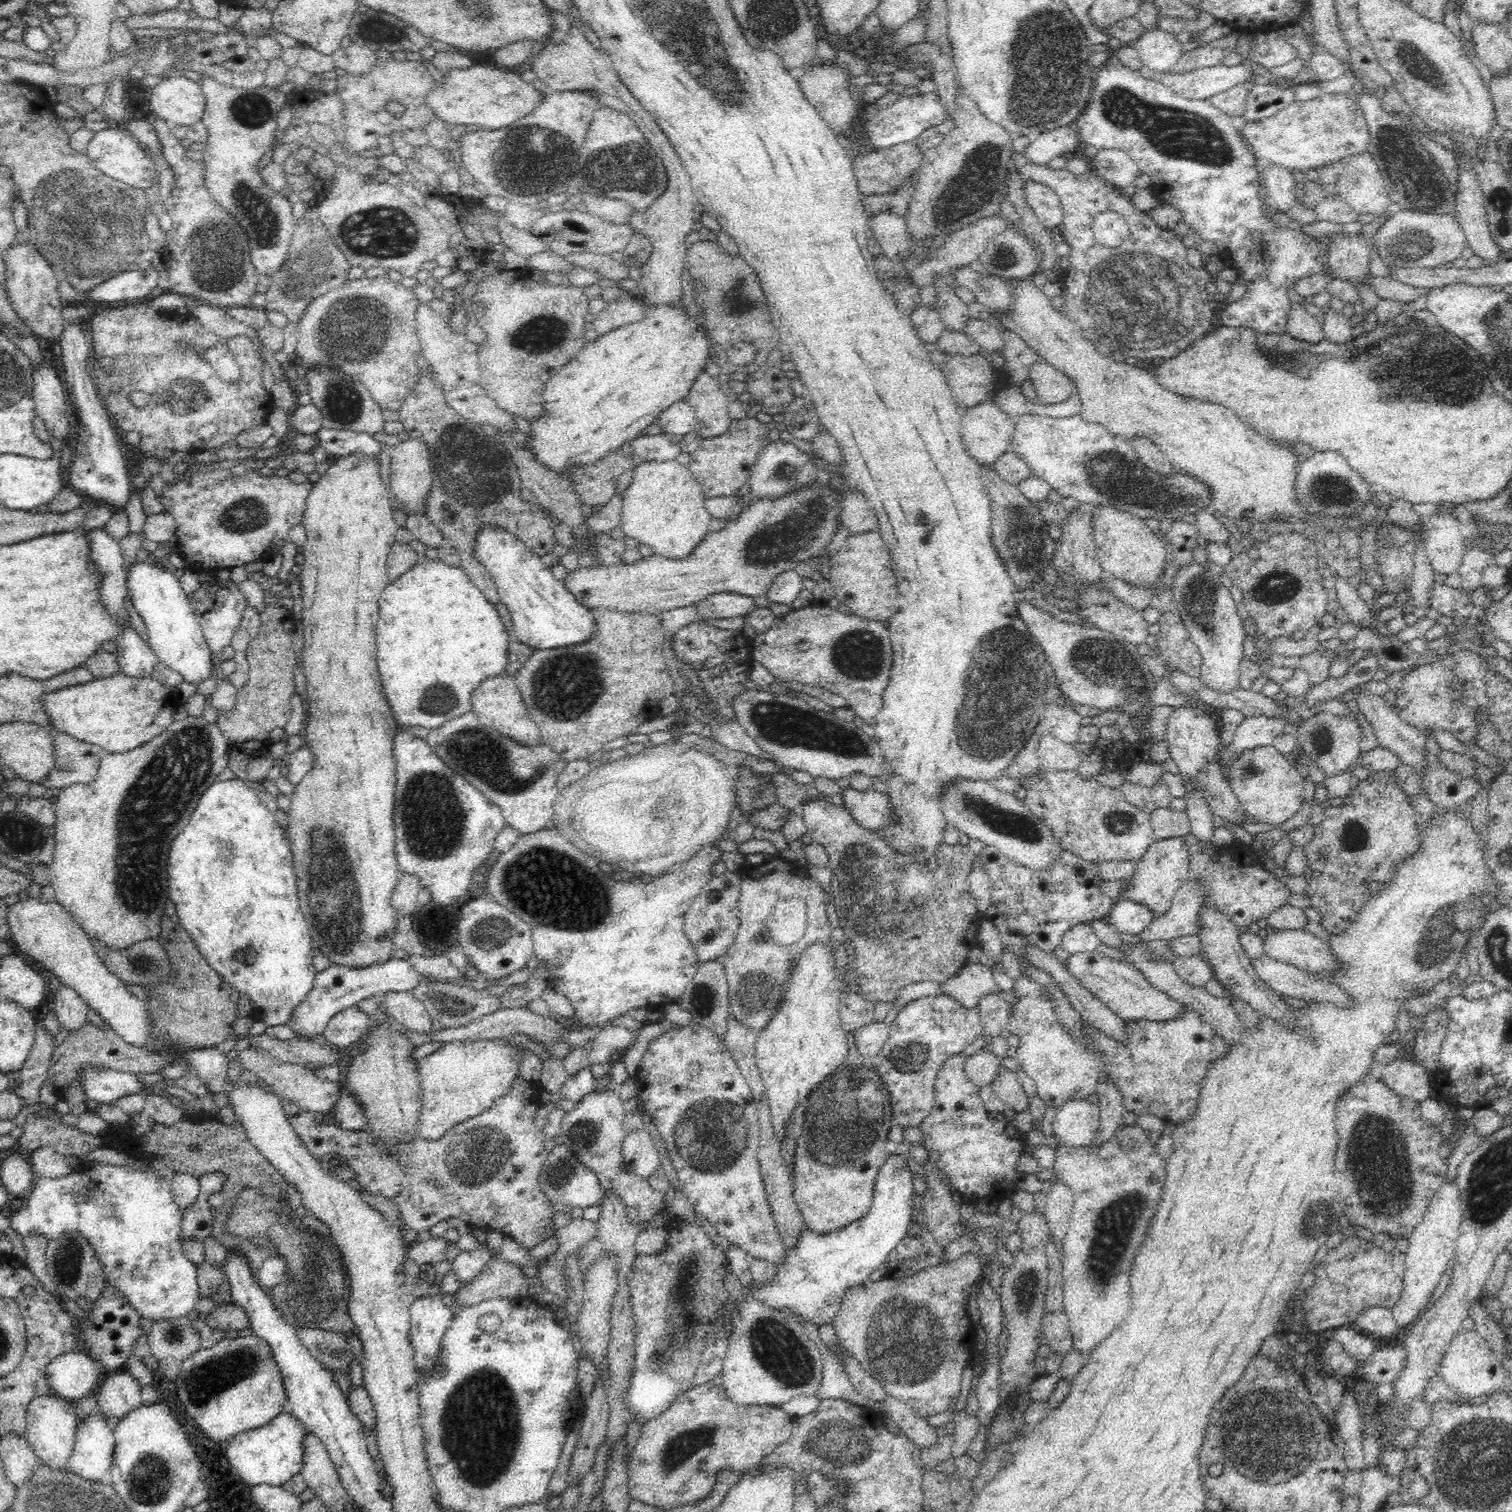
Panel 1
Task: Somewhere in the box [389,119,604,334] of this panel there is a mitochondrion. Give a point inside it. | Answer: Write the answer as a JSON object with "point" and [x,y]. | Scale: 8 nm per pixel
{"point":[533,158]}

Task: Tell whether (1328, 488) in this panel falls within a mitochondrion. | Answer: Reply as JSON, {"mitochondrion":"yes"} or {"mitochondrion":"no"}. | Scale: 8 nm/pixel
{"mitochondrion":"yes"}

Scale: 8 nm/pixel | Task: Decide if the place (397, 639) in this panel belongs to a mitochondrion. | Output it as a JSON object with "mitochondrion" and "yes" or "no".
{"mitochondrion":"no"}

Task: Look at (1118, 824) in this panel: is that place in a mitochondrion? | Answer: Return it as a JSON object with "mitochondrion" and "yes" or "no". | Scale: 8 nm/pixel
{"mitochondrion":"yes"}

